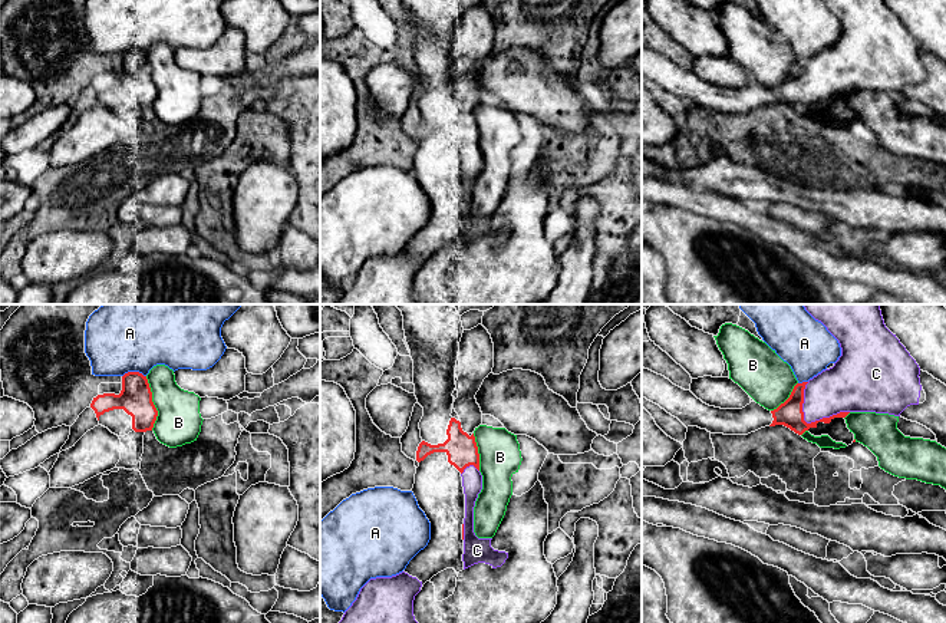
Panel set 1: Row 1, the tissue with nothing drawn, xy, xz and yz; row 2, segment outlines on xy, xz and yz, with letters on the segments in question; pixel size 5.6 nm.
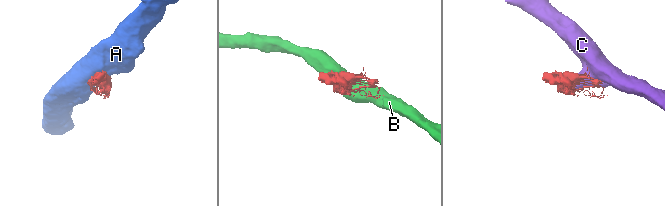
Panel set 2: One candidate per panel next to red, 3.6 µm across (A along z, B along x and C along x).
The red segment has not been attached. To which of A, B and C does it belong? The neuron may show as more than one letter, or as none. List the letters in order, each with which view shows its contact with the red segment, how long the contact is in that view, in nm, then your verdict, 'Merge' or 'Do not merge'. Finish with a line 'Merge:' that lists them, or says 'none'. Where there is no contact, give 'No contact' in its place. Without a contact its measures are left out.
A: Touches red in xy. Shared border 140 nm. Do not merge
B: Touches red in xy. Shared border 300 nm. Do not merge
C: Touches red in yz. Shared border 300 nm. Merge
Merge: C

